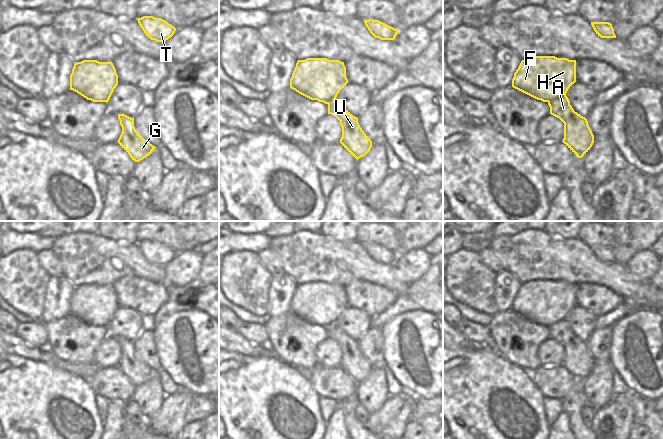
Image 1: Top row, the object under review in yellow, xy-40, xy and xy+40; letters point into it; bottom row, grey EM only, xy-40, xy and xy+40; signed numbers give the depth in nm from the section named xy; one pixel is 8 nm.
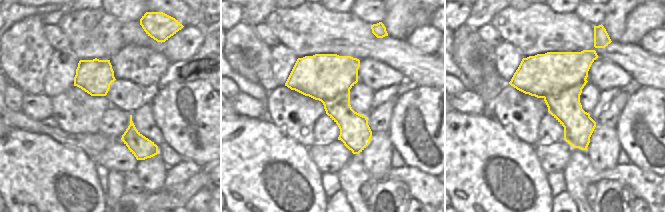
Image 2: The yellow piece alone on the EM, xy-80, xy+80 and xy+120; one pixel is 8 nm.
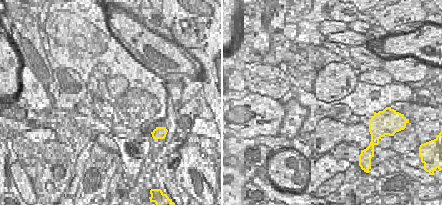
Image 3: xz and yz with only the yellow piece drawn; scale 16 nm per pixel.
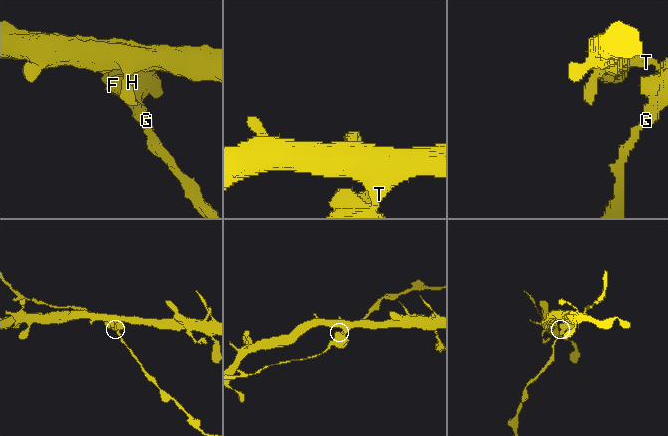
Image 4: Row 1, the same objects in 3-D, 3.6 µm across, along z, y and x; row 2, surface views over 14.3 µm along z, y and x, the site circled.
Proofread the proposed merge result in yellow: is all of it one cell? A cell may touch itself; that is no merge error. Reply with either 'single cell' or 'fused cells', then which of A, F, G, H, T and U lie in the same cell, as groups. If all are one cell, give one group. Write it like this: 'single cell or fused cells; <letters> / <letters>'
fused cells; A G U / F H T

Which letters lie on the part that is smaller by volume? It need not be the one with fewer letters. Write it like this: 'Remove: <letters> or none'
Remove: A, G, U

